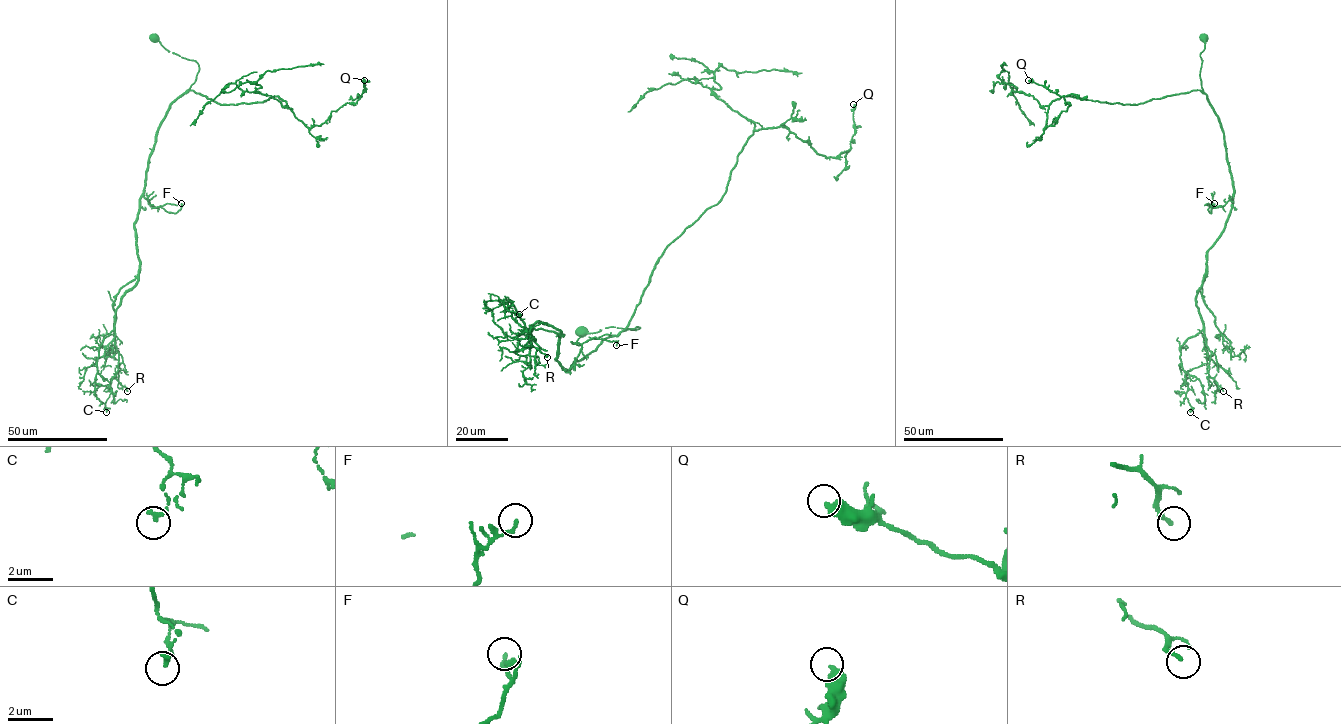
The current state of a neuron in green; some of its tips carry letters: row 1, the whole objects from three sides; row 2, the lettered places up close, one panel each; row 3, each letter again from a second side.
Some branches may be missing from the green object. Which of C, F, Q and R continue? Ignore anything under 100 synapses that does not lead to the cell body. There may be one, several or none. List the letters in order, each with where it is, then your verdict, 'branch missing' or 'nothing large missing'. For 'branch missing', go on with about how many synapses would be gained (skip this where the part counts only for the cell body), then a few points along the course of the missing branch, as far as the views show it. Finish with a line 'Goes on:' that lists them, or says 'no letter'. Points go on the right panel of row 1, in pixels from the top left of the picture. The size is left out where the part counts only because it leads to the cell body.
C: place (1190, 412); nothing large missing
F: place (1214, 203); nothing large missing
Q: place (1028, 80); nothing large missing
R: place (1223, 391); nothing large missing
Goes on: no letter

